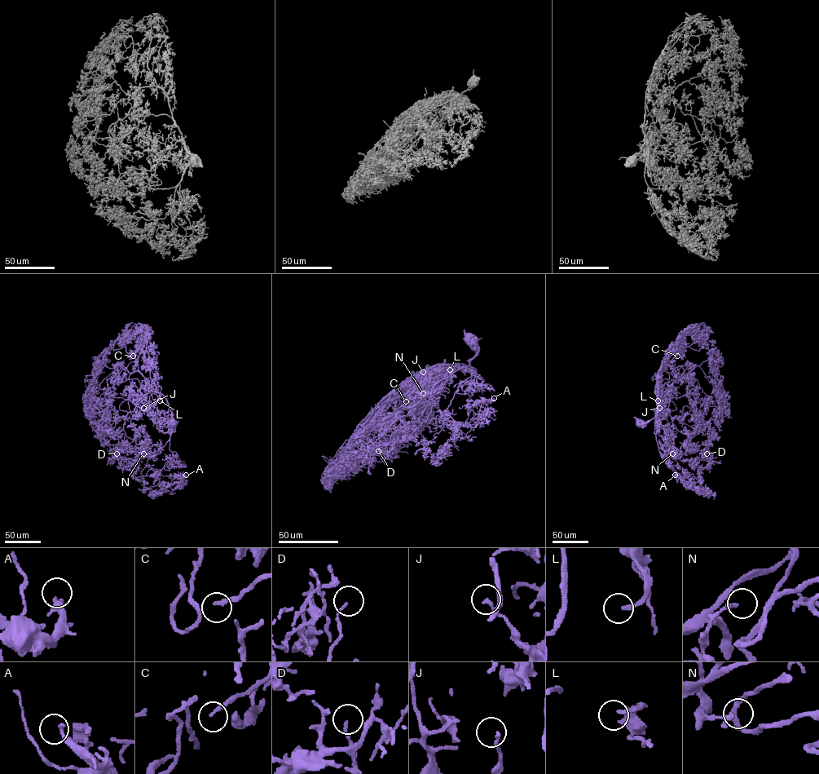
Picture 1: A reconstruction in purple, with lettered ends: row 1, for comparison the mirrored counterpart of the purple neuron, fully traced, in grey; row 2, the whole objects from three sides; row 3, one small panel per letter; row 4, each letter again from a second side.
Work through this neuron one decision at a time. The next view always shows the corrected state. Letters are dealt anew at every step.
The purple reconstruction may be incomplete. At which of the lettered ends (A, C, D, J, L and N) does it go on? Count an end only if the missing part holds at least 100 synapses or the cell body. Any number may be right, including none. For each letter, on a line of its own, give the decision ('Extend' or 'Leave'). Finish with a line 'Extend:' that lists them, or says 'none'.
A: Leave
C: Extend
D: Leave
J: Leave
L: Extend
N: Leave
Extend: C, L

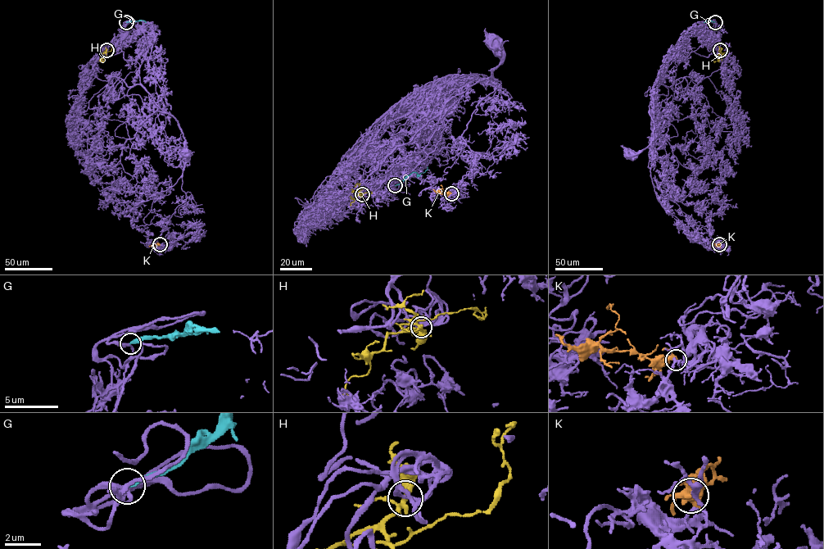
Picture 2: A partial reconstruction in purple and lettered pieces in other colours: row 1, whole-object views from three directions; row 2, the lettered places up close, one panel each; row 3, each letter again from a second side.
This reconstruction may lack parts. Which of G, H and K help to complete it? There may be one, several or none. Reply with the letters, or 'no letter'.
K

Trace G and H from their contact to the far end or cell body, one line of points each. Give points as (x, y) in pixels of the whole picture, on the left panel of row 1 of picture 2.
G: (126, 22), (143, 20), (145, 22)
H: (106, 50), (105, 60), (101, 61)

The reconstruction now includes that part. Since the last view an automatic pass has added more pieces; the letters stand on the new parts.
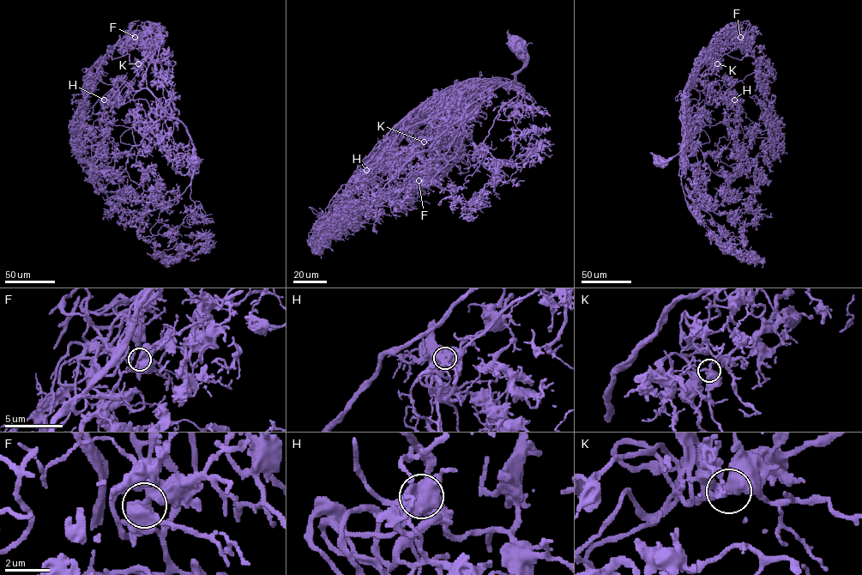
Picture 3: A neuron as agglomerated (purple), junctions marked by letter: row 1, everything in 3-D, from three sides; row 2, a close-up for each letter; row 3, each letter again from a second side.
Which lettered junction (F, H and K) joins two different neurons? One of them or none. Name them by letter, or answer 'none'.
none

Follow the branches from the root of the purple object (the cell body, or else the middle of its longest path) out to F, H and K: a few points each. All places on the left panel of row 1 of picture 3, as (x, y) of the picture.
F: (193, 162), (198, 158), (186, 128), (168, 112), (147, 86), (146, 67), (129, 61), (126, 47), (135, 37)
H: (193, 162), (198, 158), (186, 128), (146, 88), (134, 91), (117, 80), (104, 99)
K: (193, 162), (198, 158), (193, 154), (192, 139), (186, 128), (168, 112), (147, 86), (138, 63)

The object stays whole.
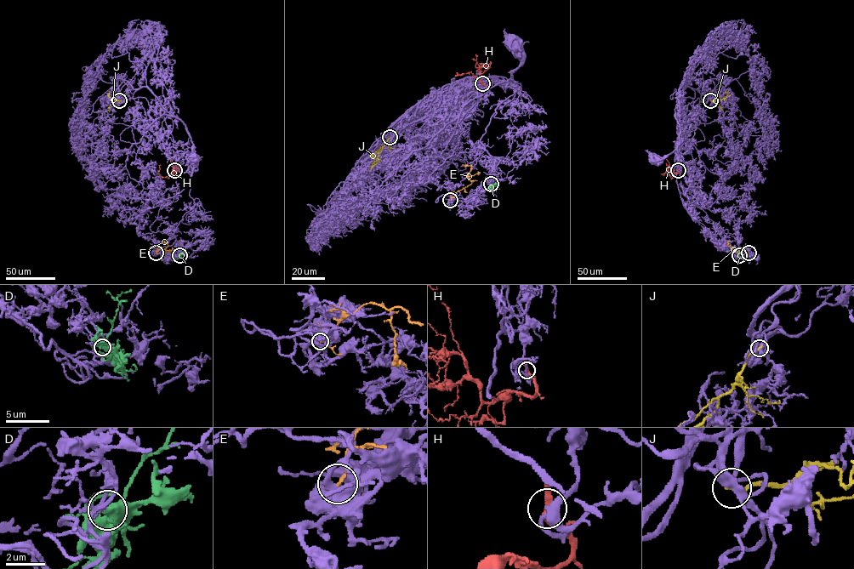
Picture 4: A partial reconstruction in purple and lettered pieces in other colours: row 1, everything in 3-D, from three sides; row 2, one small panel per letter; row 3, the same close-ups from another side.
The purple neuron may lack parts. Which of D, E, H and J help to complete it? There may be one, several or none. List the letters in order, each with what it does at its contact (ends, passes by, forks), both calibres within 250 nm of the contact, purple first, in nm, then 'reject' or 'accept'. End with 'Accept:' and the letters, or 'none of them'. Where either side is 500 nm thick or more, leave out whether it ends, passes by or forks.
D: 150/550 nm | accept
E: it ends | 460/140 nm | reject
H: it passes by | 260/280 nm | reject
J: it ends | 340/220 nm | reject
Accept: D

